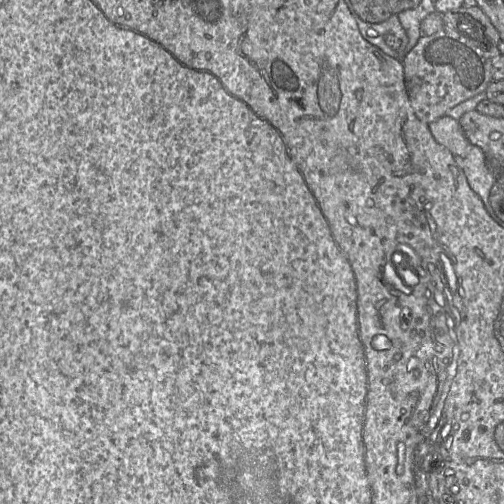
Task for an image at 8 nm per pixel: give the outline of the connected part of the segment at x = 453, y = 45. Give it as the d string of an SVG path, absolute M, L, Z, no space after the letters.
M445 25L431 36L421 36L402 58L404 81L416 116L429 124L459 103L484 93L493 81L492 63L499 55L498 46L489 46Z

